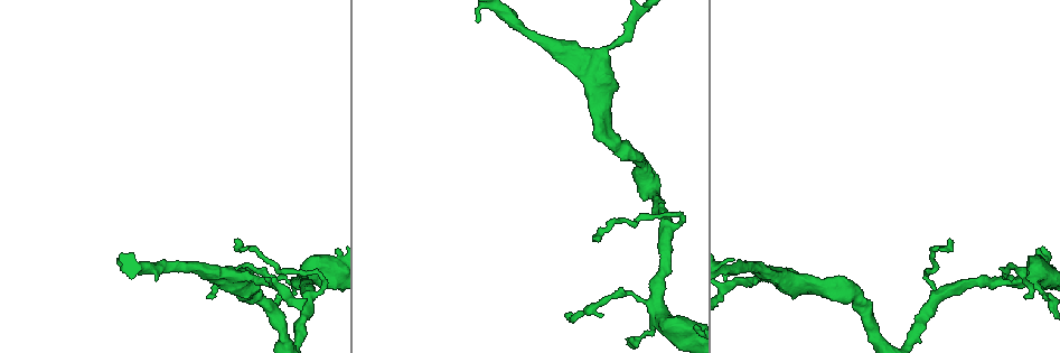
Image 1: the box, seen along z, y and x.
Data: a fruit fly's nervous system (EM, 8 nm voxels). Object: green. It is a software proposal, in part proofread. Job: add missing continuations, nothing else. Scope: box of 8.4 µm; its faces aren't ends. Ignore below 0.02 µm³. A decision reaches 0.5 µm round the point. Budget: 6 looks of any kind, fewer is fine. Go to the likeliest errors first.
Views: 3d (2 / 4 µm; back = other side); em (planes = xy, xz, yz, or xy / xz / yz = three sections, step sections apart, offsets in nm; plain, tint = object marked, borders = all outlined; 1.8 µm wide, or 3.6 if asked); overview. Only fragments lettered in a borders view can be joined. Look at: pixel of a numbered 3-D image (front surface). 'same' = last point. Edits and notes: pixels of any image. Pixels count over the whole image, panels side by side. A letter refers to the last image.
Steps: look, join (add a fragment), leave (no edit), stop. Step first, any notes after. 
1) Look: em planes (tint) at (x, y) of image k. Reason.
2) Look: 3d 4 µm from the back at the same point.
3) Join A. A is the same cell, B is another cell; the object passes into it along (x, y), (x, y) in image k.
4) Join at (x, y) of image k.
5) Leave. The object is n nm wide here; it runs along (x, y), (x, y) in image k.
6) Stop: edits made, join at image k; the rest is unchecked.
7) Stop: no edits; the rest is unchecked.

Look: em xy step 4 (tint) at (117, 260) of image 1.

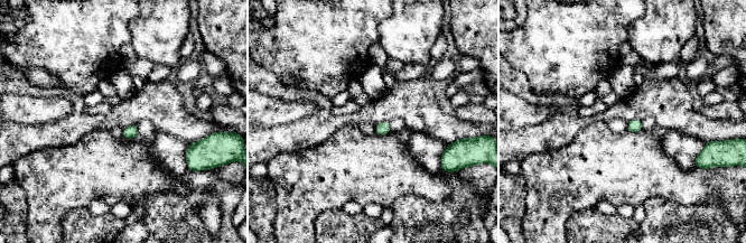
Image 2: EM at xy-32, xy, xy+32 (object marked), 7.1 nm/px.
Look: em planes (borders) at the same point.

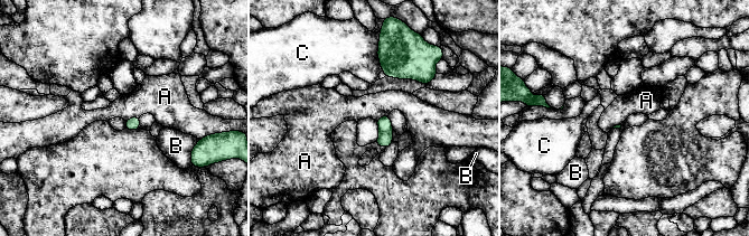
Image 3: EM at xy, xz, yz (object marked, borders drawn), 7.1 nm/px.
Leave. A, B and C are other cells; a border runs along (139, 116), (132, 116), (125, 121) in image 3; none of them fits.

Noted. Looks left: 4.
Look: em yz step 4 (tint) at (655, 299) of image 1. Calibre changes.

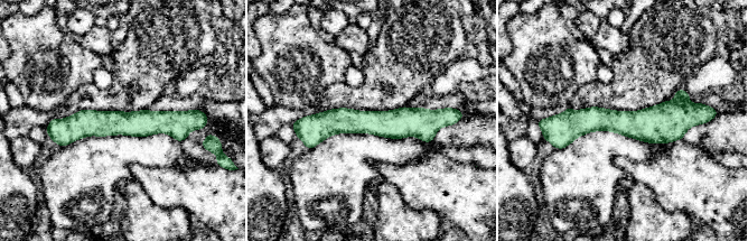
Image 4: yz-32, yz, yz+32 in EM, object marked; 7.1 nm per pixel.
Look: em planes (borders) at the same point.

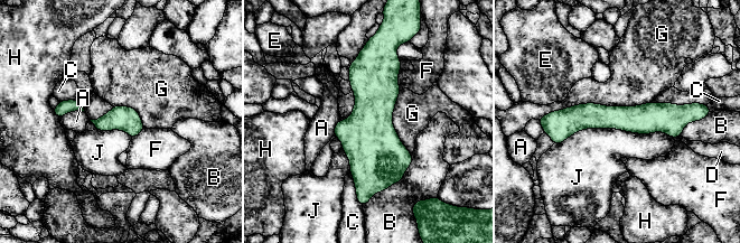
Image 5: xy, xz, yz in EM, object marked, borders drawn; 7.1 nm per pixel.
Leave. A, B, C, D, E, F, G, H and J are other cells; it runs along (552, 114), (556, 118), (686, 120) in image 5; no lettered fragment goes on from it.

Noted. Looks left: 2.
Look: 3d 2 µm at (206, 296) of image 1. Free end.

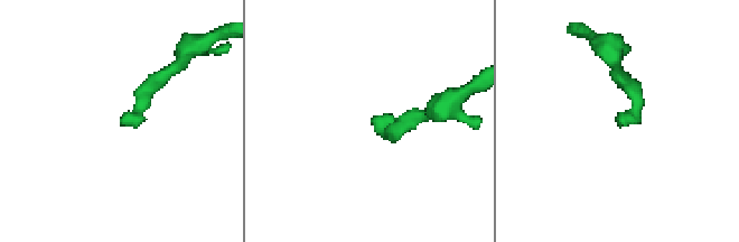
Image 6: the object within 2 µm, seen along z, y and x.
Look: em planes (borders) at (618, 121) of image 6.

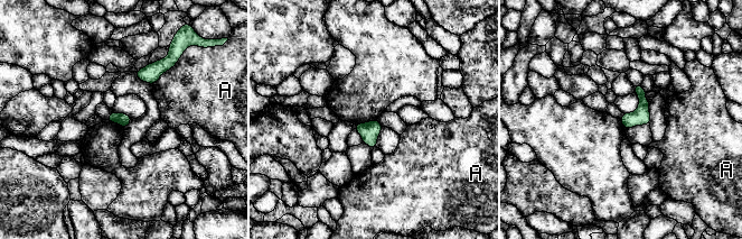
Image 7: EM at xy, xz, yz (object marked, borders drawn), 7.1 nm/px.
Leave. The object is 90 nm wide here; A is another cell; a border runs along (175, 64), (152, 84) in image 7; no lettered fragment goes on from it.

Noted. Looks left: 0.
Stop: no edits; the rest is unchecked.

